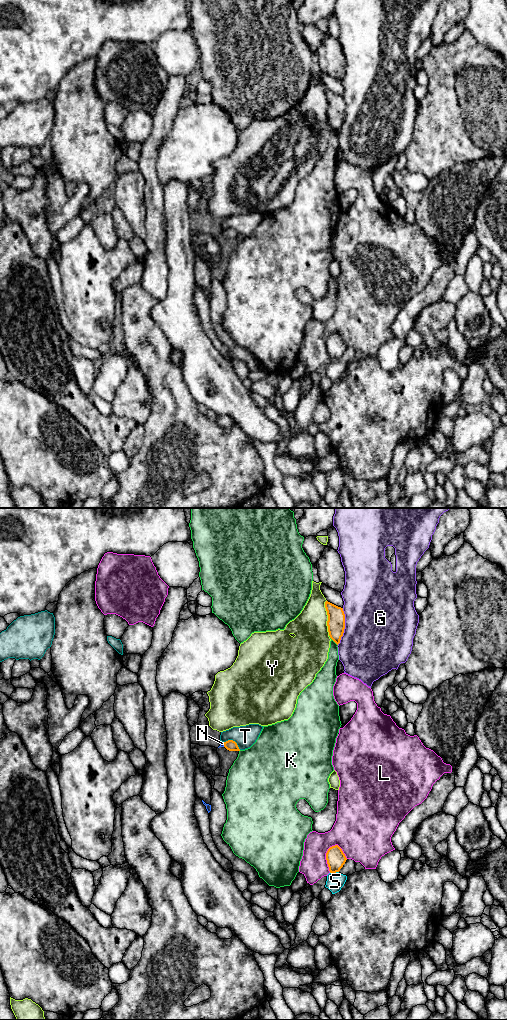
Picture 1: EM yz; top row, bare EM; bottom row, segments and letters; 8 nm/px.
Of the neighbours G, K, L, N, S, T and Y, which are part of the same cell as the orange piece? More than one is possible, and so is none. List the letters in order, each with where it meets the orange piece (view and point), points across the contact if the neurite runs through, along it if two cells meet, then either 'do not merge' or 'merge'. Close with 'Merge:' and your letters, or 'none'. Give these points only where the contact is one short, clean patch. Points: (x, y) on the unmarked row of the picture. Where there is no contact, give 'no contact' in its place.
G: meets orange in yz at (344, 114); do not merge
K: meets orange in yz at (332, 127); do not merge
L: meets orange in yz at (326, 344); do not merge
N: meets orange in yz at (224, 232); runs through yz (230, 233), (224, 232), (222, 231); merge
S: meets orange in yz at (334, 360); do not merge
T: meets orange in yz at (232, 228); do not merge
Y: meets orange in yz at (328, 106); do not merge
Merge: N

